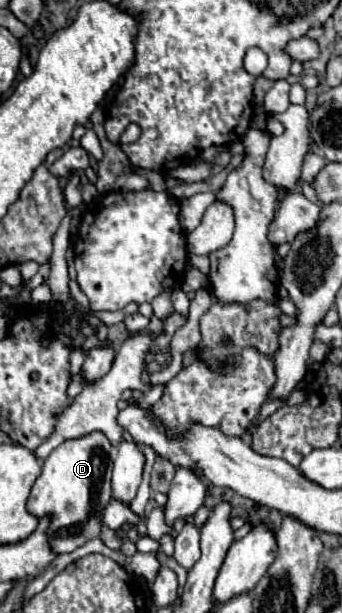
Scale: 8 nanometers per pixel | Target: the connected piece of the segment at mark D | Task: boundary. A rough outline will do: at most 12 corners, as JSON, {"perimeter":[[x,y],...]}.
{"perimeter":[[105,435],[61,443],[45,459],[27,509],[51,519],[49,543],[69,553],[93,537],[111,499]]}

